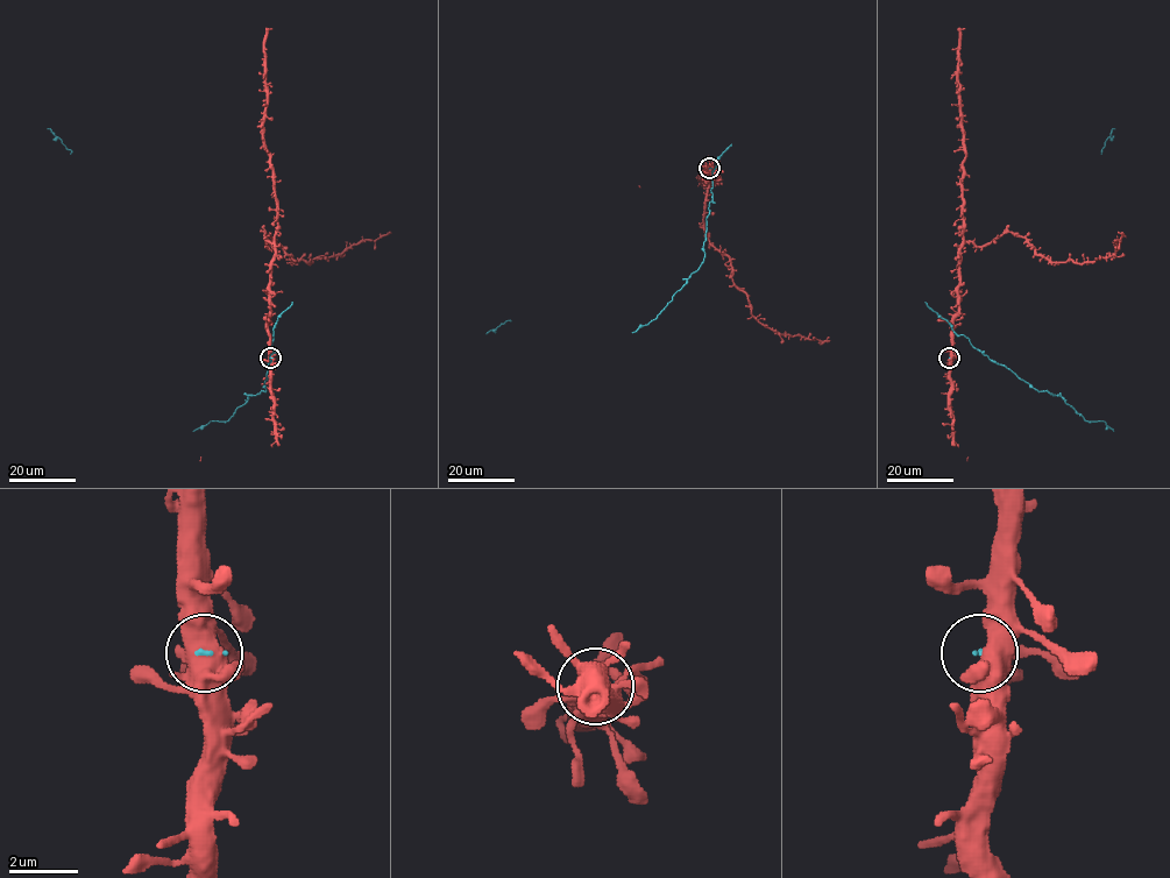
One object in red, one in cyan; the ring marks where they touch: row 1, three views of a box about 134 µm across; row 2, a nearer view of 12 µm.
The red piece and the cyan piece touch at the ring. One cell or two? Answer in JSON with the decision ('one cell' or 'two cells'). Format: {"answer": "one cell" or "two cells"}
{"answer": "two cells"}

